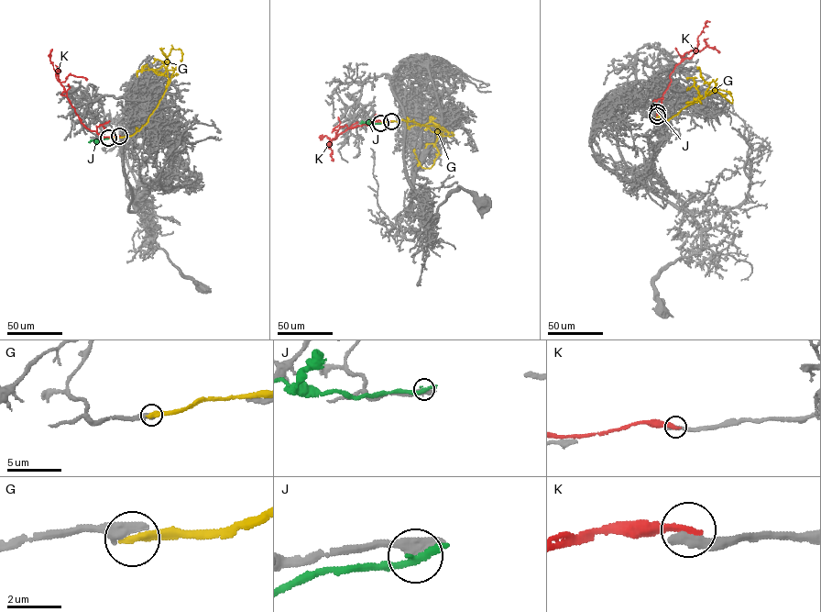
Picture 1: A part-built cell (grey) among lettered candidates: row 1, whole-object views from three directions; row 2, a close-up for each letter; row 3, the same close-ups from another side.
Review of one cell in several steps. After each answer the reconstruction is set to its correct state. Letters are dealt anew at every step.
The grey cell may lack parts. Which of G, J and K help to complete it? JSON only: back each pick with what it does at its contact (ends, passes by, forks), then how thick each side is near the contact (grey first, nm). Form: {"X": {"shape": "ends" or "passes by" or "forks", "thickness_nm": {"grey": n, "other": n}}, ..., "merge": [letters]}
{"merge": []}

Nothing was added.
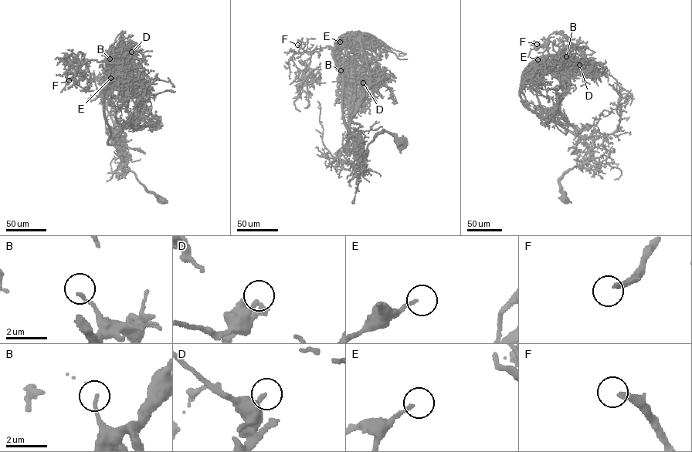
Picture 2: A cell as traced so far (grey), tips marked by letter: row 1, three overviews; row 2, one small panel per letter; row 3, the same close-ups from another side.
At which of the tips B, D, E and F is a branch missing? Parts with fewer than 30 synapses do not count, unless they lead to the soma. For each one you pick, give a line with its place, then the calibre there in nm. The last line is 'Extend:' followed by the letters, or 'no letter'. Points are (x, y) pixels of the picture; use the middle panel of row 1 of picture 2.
F: at (297, 45); 240 nm thick
Extend: F

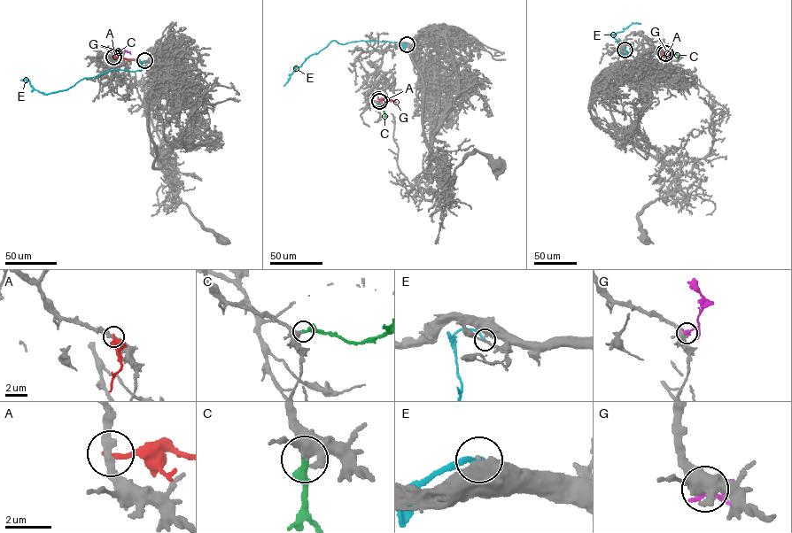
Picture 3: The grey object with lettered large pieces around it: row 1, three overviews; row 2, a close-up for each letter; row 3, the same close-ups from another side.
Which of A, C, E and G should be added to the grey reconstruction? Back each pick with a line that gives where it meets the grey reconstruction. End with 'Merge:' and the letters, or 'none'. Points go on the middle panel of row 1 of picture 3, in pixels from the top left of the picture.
C: contact (379, 102)
Merge: C

